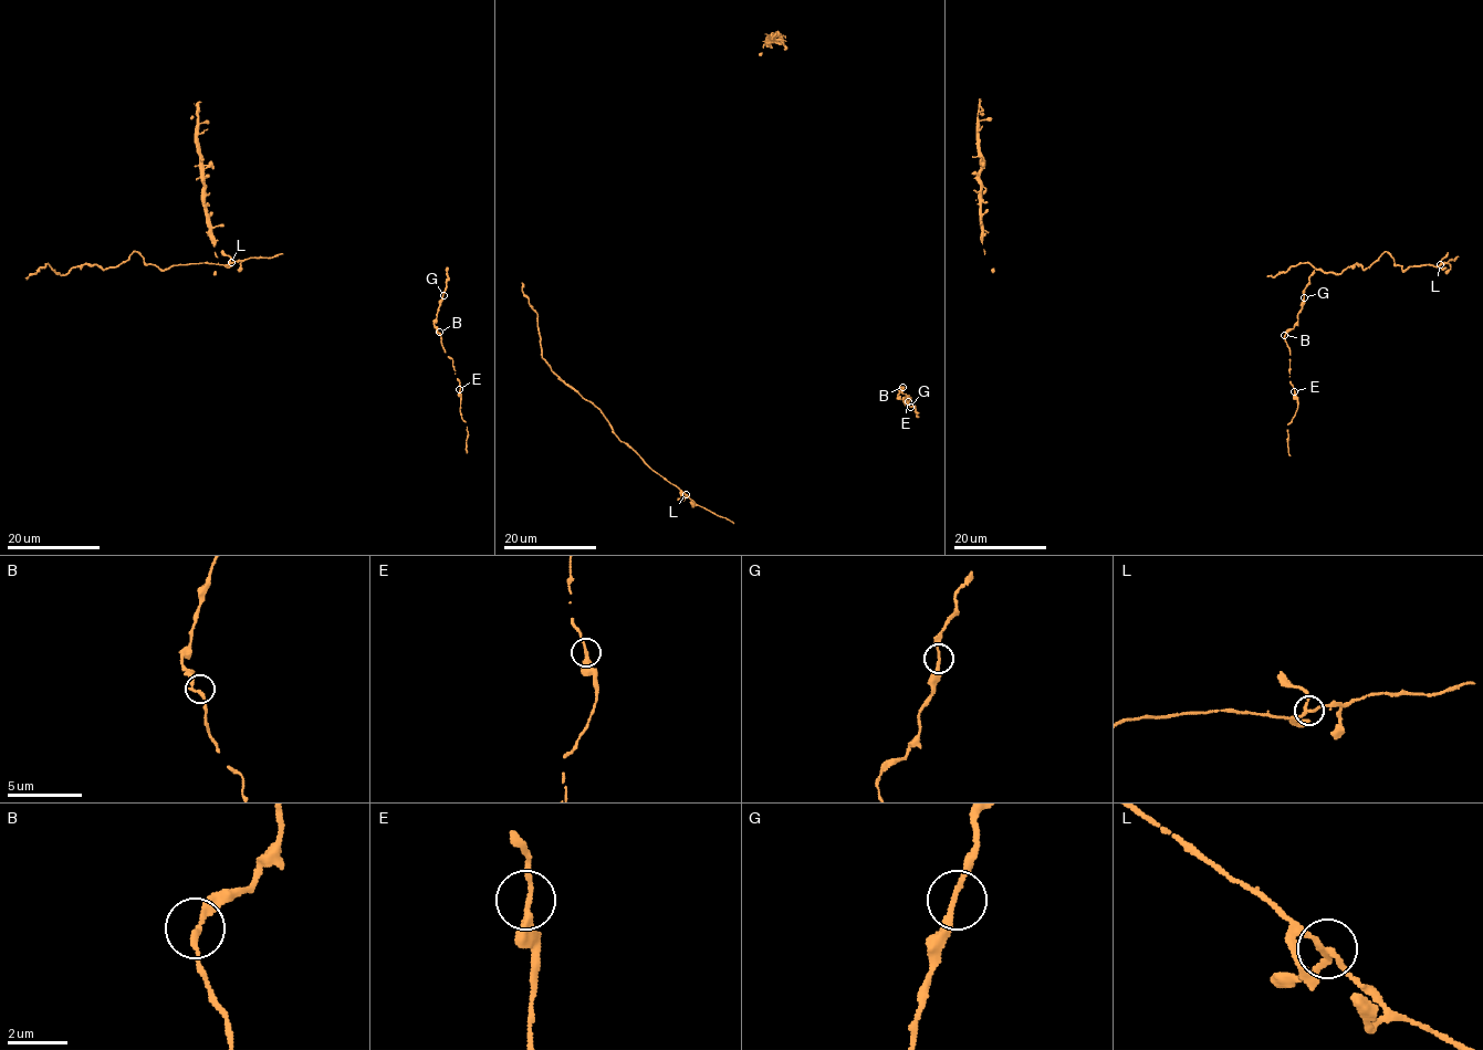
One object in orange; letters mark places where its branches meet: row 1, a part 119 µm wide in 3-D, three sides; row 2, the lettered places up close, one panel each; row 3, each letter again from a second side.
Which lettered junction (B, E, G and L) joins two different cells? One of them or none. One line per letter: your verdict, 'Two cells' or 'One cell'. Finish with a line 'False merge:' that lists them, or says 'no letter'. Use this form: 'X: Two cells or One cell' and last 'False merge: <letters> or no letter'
B: One cell
E: One cell
G: One cell
L: One cell
False merge: no letter

